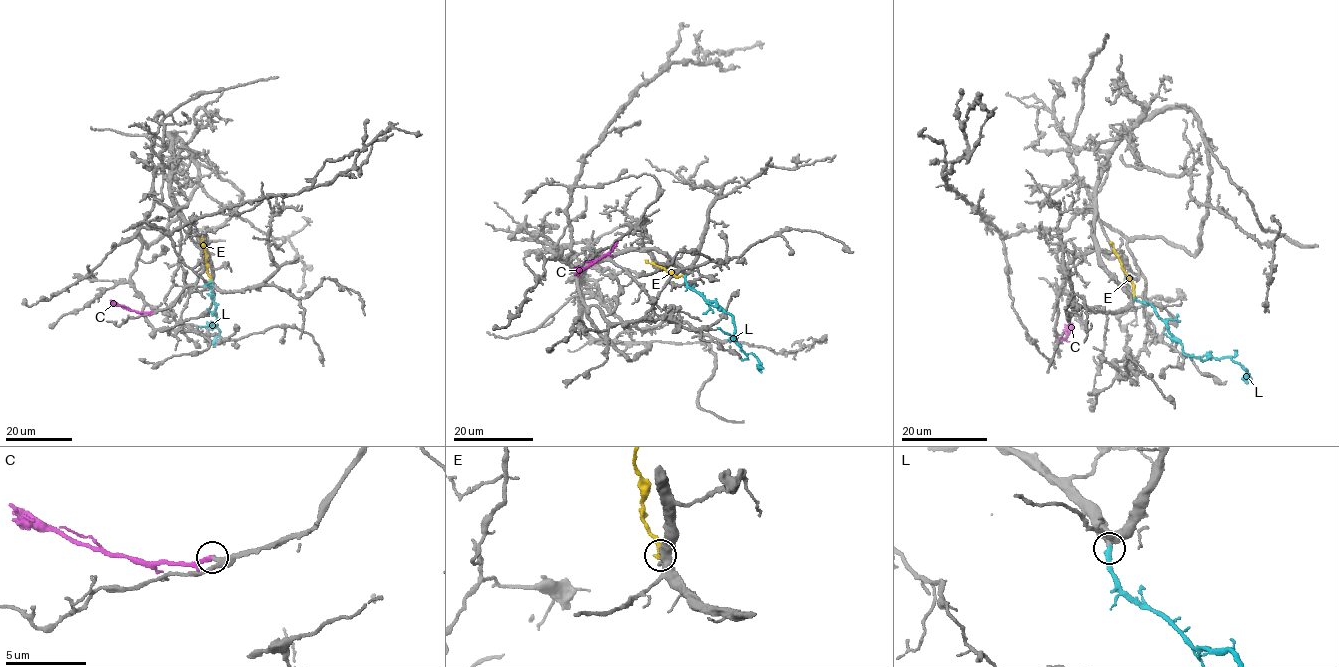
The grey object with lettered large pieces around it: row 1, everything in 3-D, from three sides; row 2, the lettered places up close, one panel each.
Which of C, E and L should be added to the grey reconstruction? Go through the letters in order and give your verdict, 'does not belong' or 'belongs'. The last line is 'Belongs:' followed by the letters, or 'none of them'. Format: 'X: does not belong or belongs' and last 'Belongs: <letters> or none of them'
C: belongs
E: does not belong
L: belongs
Belongs: C, L

